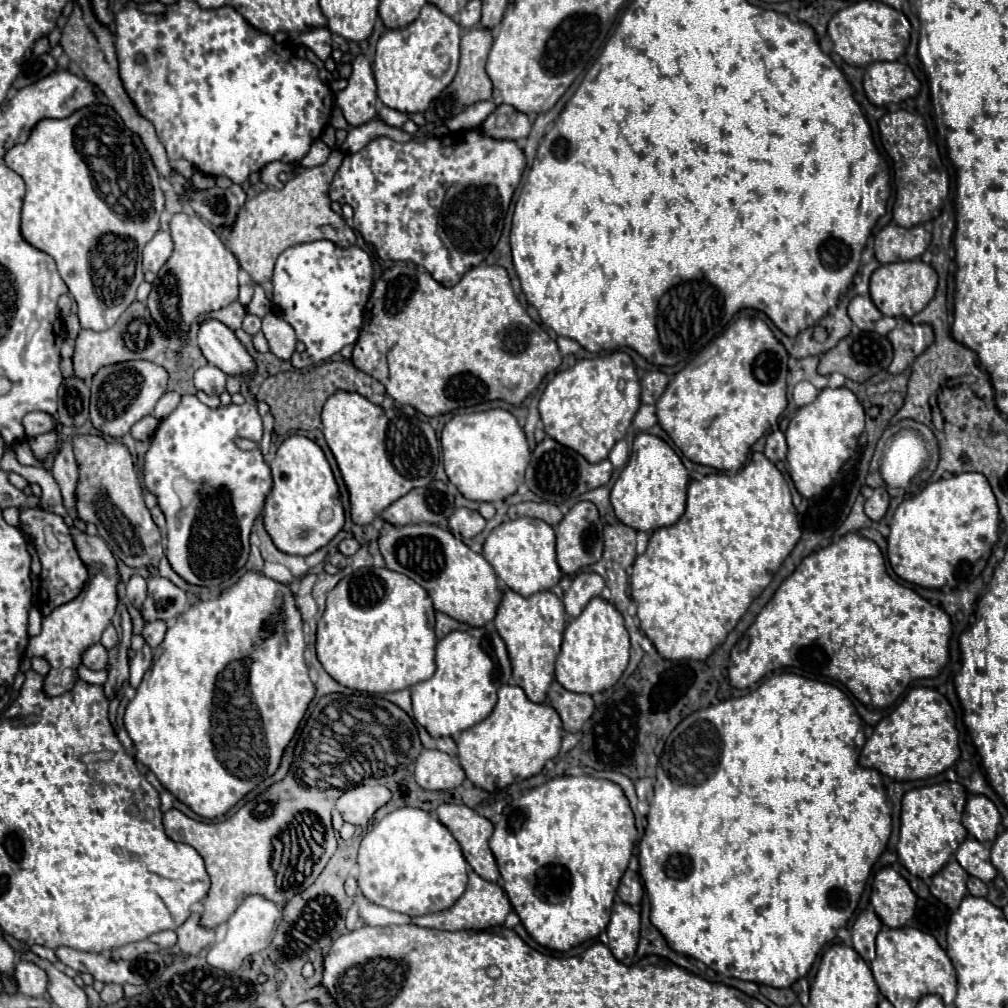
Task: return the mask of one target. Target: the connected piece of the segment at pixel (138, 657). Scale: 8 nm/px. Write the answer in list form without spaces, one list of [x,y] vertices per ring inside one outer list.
[[[145,644],[145,646],[141,648],[141,654],[135,654],[133,660],[129,662],[129,668],[131,668],[131,678],[129,678],[129,682],[131,682],[133,688],[137,688],[137,684],[141,682],[141,676],[149,670],[151,660],[153,660],[151,648],[149,648],[149,644]]]

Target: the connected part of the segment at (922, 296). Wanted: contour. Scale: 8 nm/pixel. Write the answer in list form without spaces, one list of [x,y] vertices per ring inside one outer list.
[[[921,260],[883,264],[871,276],[871,300],[883,312],[883,316],[893,316],[893,318],[899,316],[911,318],[917,312],[921,312],[933,298],[935,288],[937,288],[937,274],[929,264]]]

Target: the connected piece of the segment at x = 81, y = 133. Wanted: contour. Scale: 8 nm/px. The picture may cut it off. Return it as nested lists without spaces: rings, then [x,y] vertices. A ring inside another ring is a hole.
[[[95,104],[73,112],[65,120],[39,120],[33,126],[27,142],[9,148],[3,156],[3,162],[7,162],[7,166],[15,170],[27,184],[21,214],[23,238],[55,258],[59,274],[77,302],[81,328],[97,332],[109,330],[125,312],[125,308],[135,300],[135,290],[143,282],[141,252],[143,246],[159,230],[159,216],[165,202],[163,190],[159,188],[159,174],[157,170],[153,170],[151,156],[145,152],[139,136],[125,128],[125,124],[121,124],[121,118],[117,116],[117,112],[113,112],[111,106]]]

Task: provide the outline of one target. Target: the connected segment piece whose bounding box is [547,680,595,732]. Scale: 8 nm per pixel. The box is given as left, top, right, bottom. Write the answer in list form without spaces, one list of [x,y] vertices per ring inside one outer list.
[[[553,680],[549,692],[547,692],[547,702],[557,708],[563,728],[567,732],[579,732],[581,726],[591,718],[593,714],[593,698],[589,694],[575,694],[565,690],[557,680]]]

